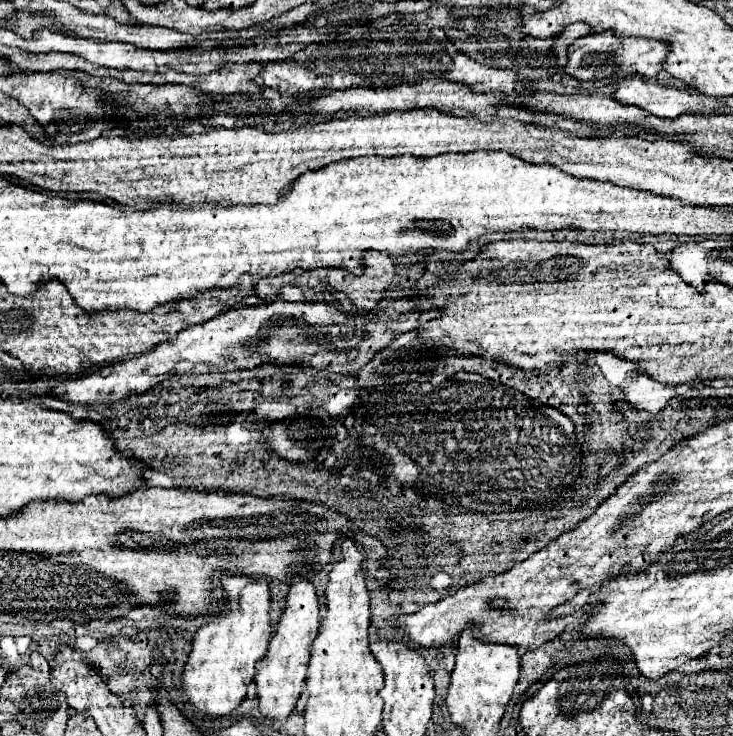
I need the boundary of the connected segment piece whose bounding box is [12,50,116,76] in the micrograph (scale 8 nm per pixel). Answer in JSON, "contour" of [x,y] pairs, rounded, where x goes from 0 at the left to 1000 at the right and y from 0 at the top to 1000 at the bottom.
{"contour":[[[27,68],[22,76],[19,76],[19,84],[16,84],[22,92],[27,95],[35,95],[35,98],[71,98],[71,95],[115,95],[117,101],[126,101],[126,103],[150,103],[156,101],[158,95],[153,92],[136,92],[131,87],[123,87],[120,82],[109,79],[109,76],[101,76],[101,73],[87,73],[87,71],[55,71],[55,73],[46,73],[46,71],[35,71],[35,68]]]}

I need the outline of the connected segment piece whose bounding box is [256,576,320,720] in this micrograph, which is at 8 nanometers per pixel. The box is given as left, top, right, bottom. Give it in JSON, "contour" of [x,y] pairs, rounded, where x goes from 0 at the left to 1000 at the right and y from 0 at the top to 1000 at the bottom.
{"contour":[[[404,783],[398,788],[398,796],[390,810],[390,829],[377,851],[377,861],[368,870],[363,891],[349,902],[349,938],[352,938],[352,962],[360,976],[366,978],[390,978],[404,951],[412,940],[415,924],[417,924],[417,908],[423,899],[423,875],[428,872],[437,851],[437,834],[434,834],[434,813],[428,793],[420,788]]]}

